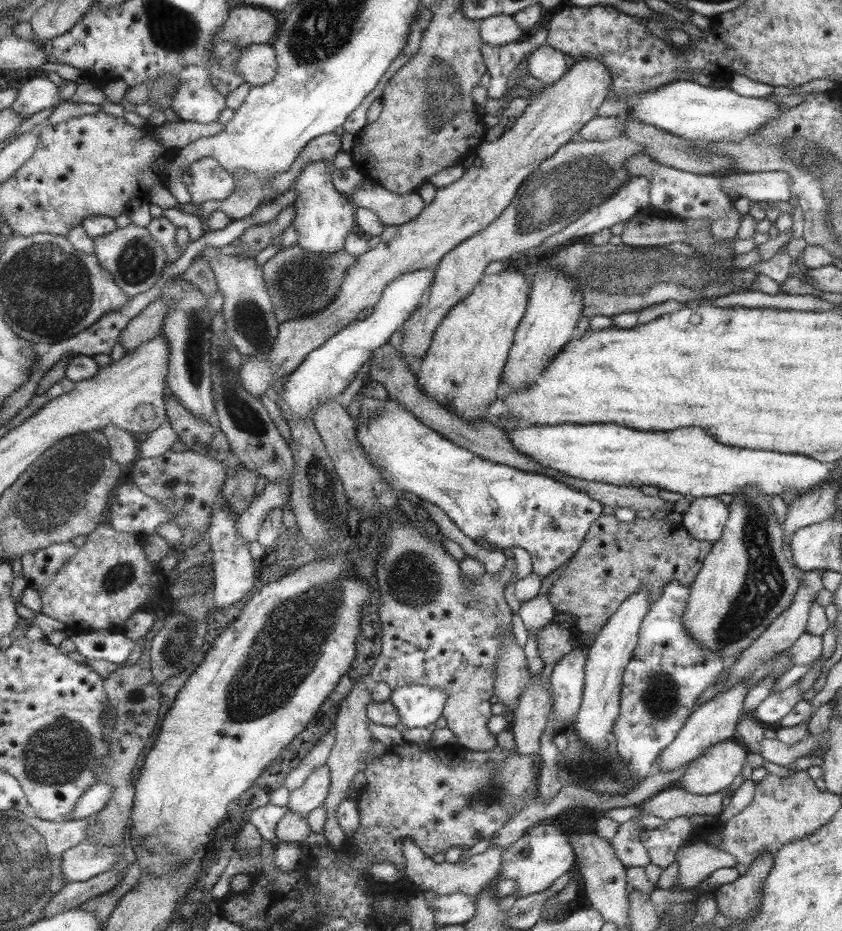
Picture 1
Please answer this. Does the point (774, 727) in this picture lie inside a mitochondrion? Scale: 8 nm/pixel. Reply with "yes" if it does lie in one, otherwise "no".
no

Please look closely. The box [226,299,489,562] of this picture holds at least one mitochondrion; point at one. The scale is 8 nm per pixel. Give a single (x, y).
(321, 490)

